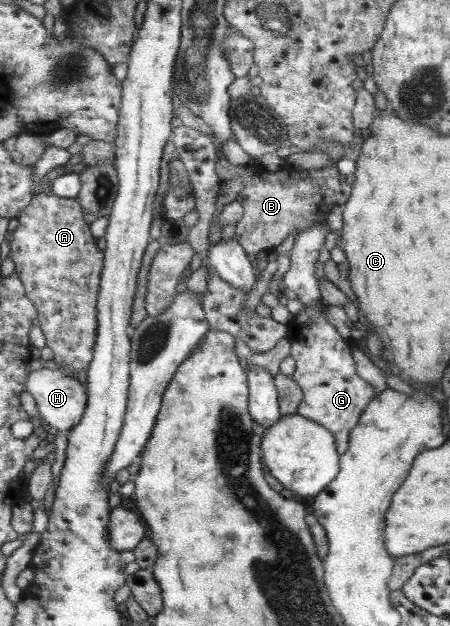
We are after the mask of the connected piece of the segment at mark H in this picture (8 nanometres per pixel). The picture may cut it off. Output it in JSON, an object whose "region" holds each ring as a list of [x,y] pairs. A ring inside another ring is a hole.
{"region":[[[43,367],[35,370],[27,380],[25,392],[33,396],[42,421],[66,433],[82,422],[88,408],[88,388],[85,388],[75,377],[61,372],[59,368],[52,370]]]}

